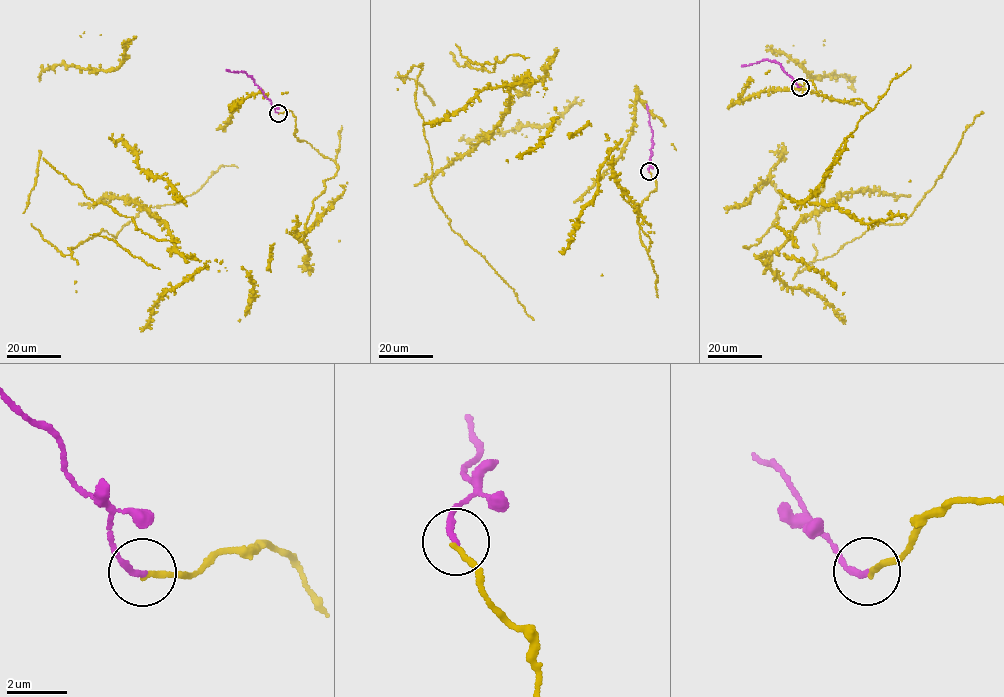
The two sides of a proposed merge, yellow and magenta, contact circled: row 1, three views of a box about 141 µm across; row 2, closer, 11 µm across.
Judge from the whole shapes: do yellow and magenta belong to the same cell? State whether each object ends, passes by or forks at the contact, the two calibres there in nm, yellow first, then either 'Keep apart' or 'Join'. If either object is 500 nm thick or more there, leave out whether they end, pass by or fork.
At the ring yellow ends. At the ring magenta ends. Thickness 170 nm (yellow) against 200 nm. Join

